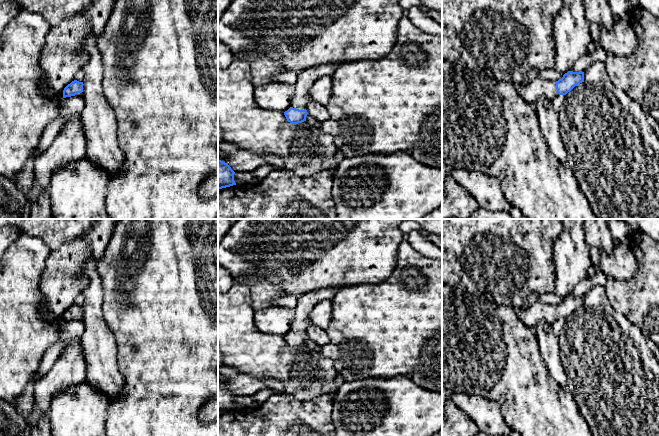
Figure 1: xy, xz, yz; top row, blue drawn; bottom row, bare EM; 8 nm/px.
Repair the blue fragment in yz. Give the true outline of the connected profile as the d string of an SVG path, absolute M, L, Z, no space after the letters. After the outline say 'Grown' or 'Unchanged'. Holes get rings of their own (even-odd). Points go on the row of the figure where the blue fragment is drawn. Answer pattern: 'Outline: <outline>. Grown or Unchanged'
Outline: M568 71L556 82L537 77L529 83L525 83L524 81L521 82L517 85L517 89L520 96L527 103L533 105L541 96L545 96L552 100L558 94L566 95L582 82L584 82L584 72Z. Grown

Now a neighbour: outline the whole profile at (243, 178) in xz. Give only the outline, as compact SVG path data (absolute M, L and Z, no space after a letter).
M235 172L234 181L236 184L240 185L254 185L259 183L260 181L255 178L252 172Z

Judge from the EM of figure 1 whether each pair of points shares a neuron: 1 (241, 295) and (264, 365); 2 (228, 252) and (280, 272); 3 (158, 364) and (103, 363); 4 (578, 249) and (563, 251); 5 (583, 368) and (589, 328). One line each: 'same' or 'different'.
1: same
2: same
3: different
4: same
5: same

